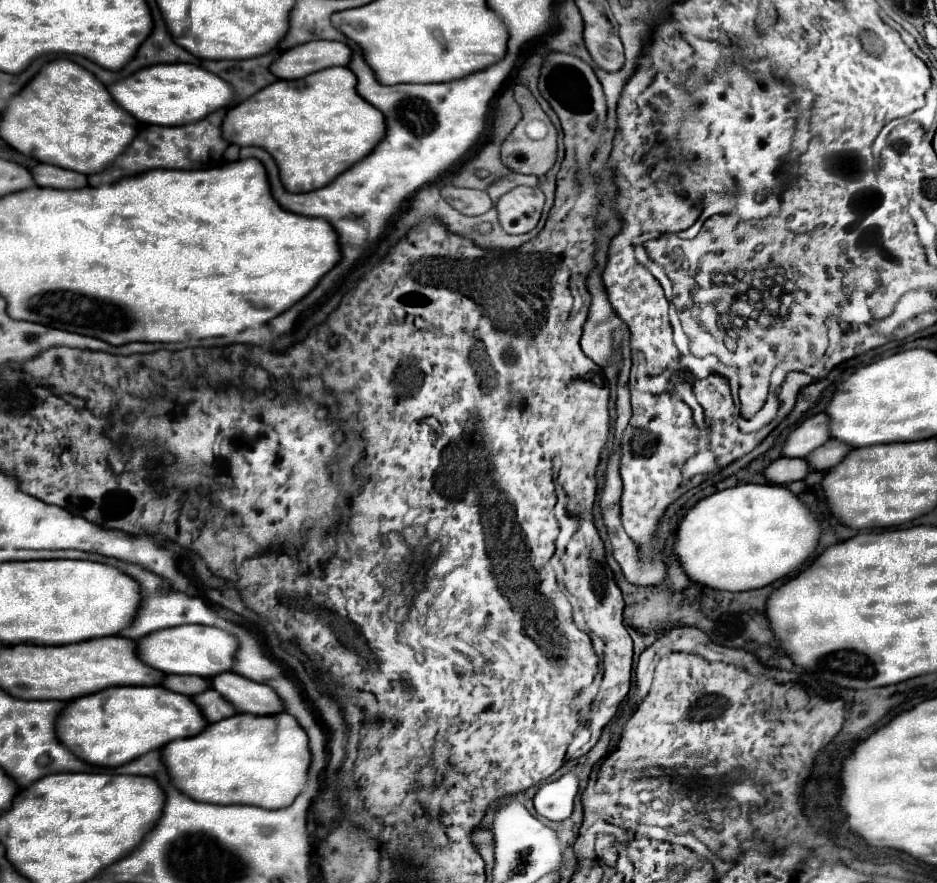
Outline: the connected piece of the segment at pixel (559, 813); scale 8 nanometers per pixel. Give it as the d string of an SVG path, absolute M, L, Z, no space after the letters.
M564 774L562 778L544 784L536 792L534 808L540 816L560 822L570 818L576 794L578 794L578 778L574 774Z

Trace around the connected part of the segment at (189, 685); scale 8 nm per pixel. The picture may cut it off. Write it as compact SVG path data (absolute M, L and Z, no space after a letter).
M176 674L164 676L160 686L178 694L186 694L186 696L194 696L194 692L204 692L210 688L208 680L202 676L176 676Z

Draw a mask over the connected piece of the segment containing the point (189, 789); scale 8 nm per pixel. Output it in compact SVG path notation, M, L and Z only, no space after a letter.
M286 712L270 716L234 714L212 722L190 740L174 740L160 750L172 784L198 802L286 808L302 792L310 766L306 732Z

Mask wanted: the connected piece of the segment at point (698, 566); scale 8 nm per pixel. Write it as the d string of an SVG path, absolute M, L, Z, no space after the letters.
M744 484L696 502L680 520L674 554L686 576L714 590L742 592L764 588L808 562L820 528L808 508L776 484Z

